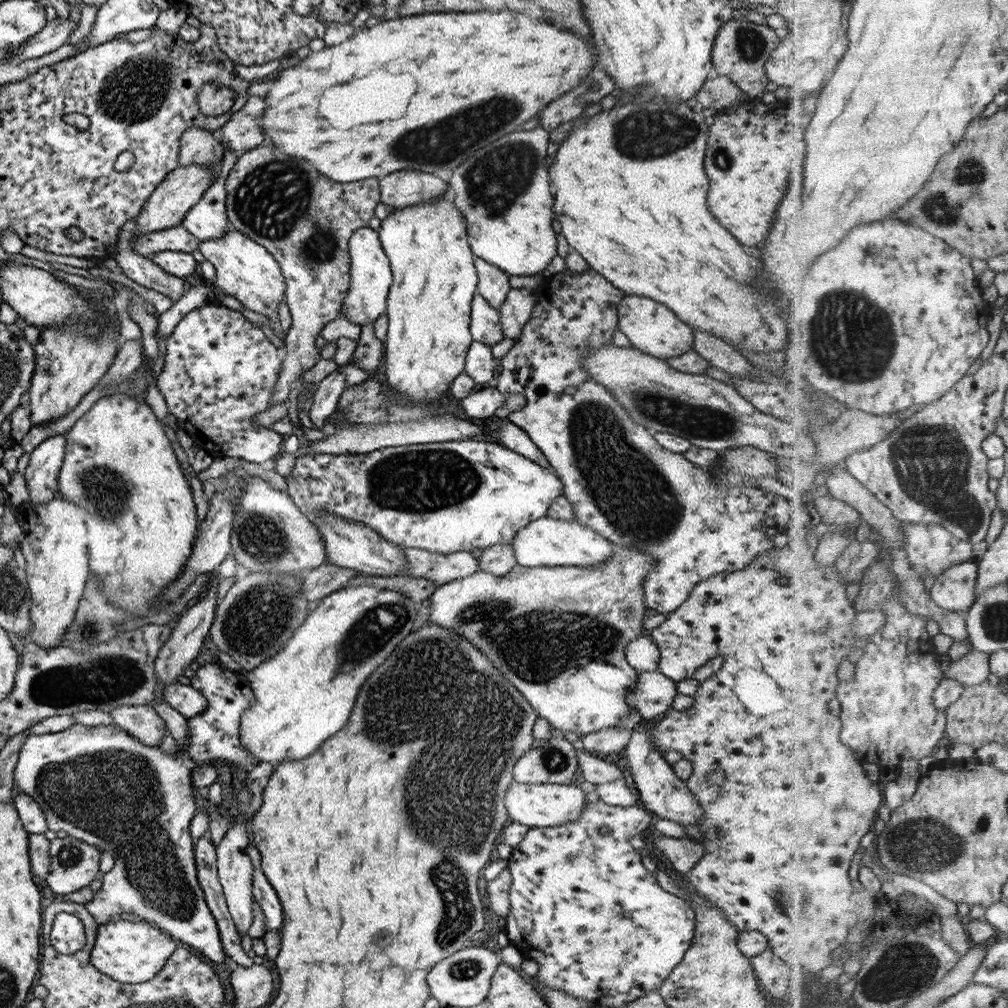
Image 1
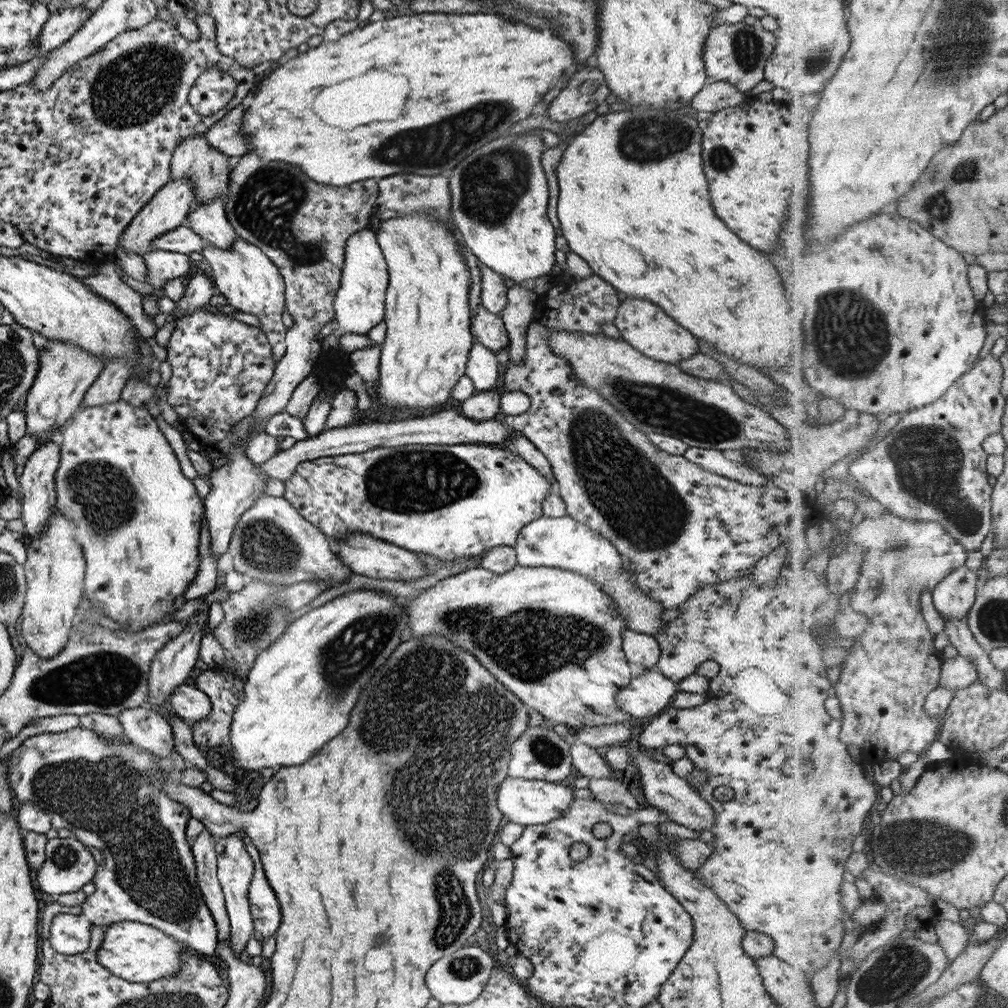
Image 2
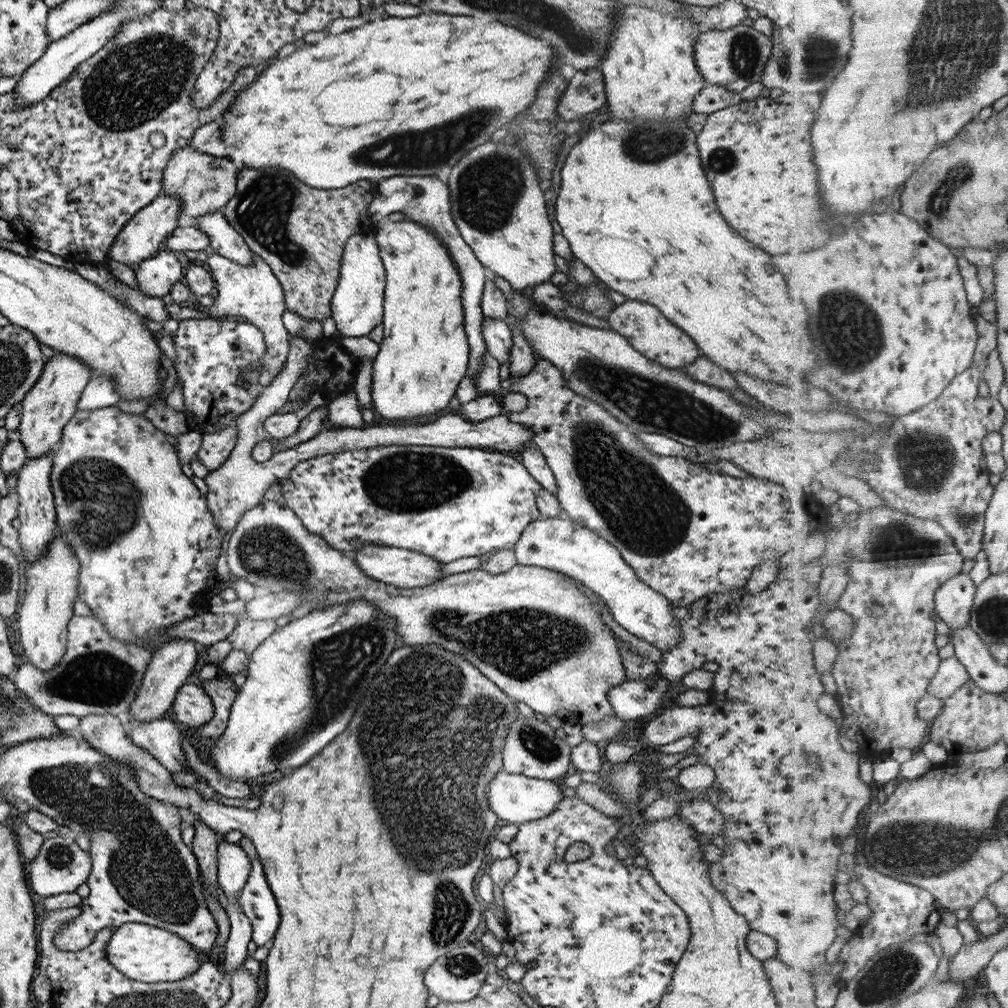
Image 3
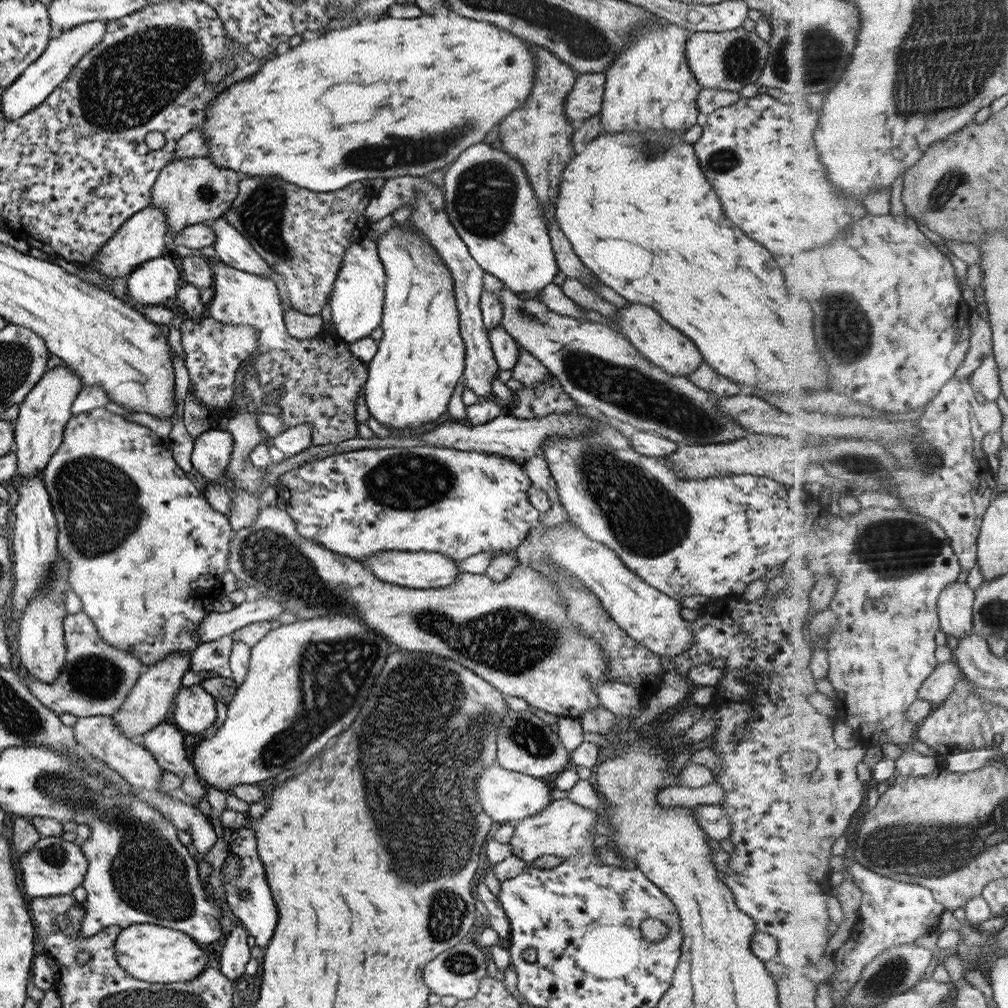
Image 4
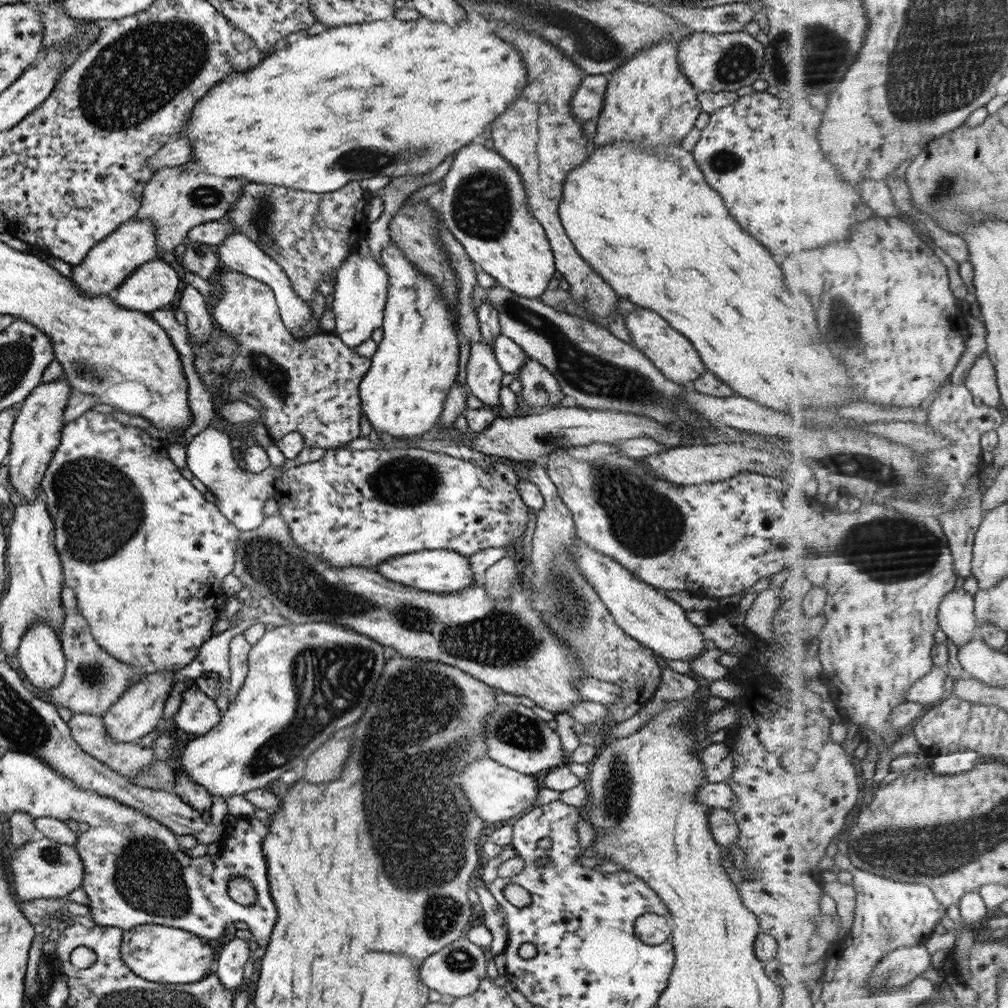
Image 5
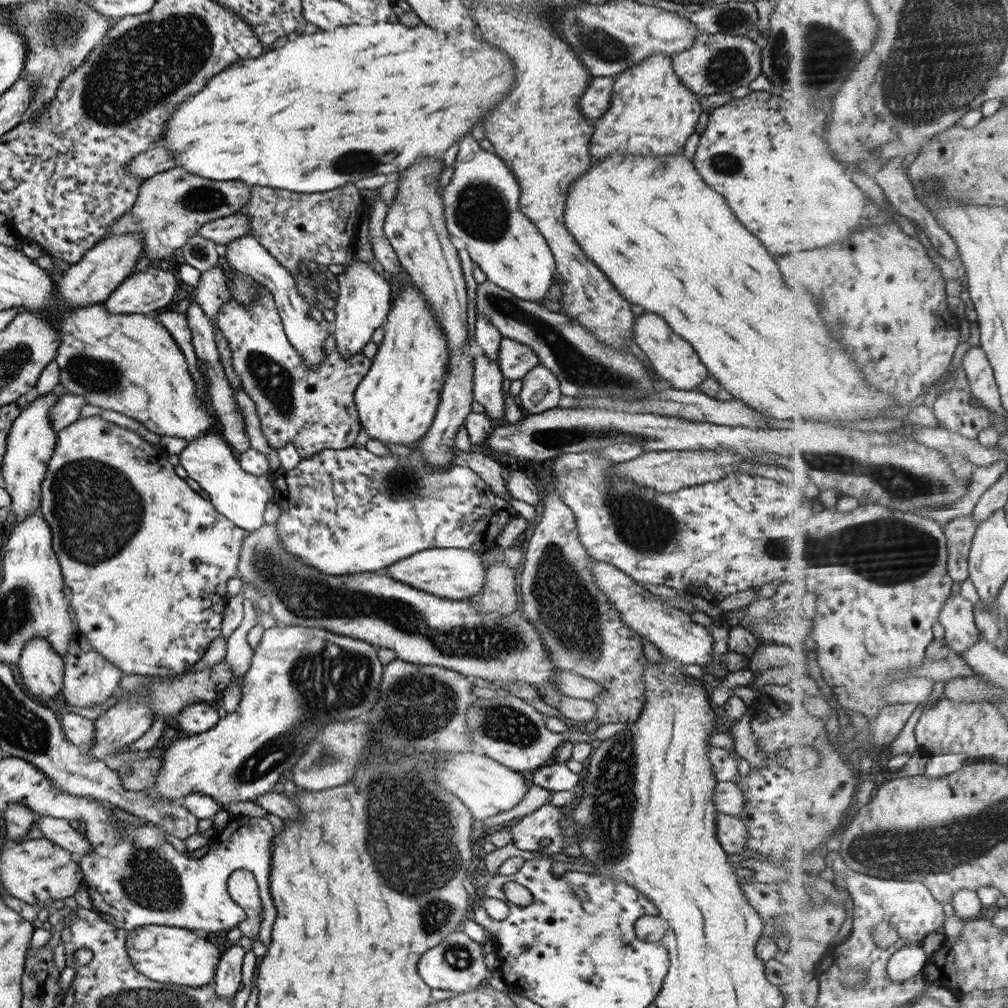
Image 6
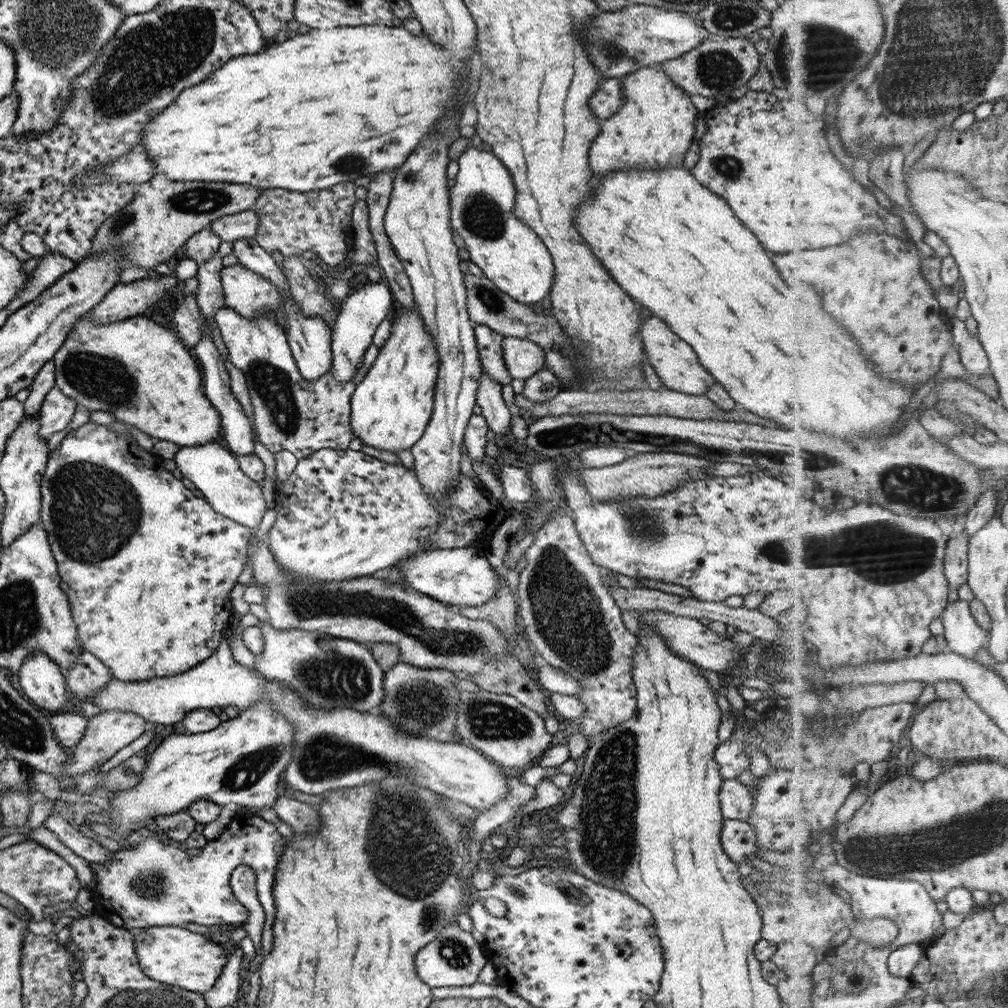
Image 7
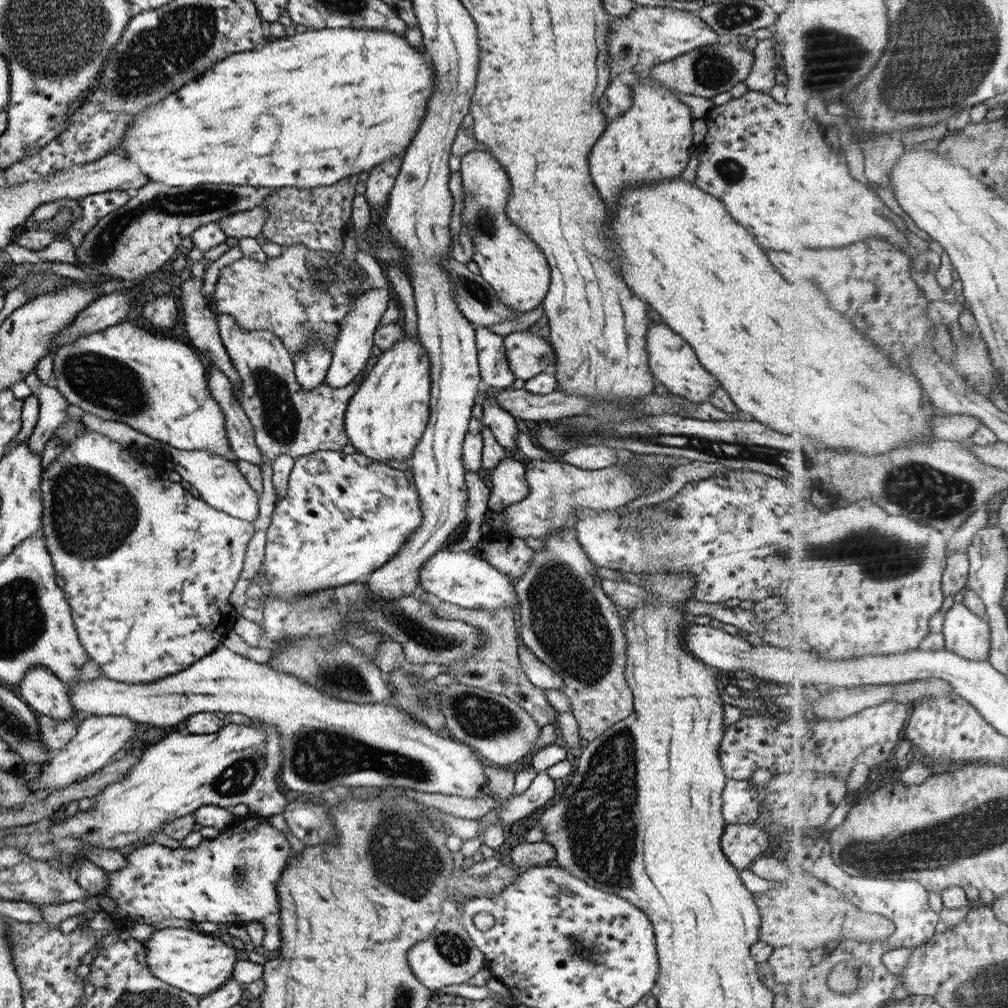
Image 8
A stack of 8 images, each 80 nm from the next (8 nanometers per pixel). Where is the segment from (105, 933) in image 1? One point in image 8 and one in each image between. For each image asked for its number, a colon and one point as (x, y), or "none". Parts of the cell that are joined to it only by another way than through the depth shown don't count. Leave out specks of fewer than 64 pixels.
2: (138, 953)
3: (142, 953)
4: (154, 954)
5: (159, 954)
6: (165, 954)
7: (171, 955)
8: (195, 962)

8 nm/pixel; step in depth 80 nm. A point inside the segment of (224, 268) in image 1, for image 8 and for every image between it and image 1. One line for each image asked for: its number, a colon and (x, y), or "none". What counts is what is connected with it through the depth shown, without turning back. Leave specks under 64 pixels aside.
2: (250, 282)
3: (252, 292)
4: (318, 379)
5: (311, 387)
6: (312, 408)
7: (289, 412)
8: (286, 419)

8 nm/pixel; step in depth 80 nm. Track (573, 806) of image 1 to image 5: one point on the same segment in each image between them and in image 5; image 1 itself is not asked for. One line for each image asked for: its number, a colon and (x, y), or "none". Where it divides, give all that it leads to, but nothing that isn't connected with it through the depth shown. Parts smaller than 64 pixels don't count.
2: (526, 802)
3: (515, 798)
4: (505, 796)
5: (497, 794)

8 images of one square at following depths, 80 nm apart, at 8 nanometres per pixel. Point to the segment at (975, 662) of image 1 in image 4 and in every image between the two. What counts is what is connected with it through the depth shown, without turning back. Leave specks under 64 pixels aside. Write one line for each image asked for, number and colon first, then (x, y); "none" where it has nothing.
2: (958, 673)
3: (952, 674)
4: (937, 689)

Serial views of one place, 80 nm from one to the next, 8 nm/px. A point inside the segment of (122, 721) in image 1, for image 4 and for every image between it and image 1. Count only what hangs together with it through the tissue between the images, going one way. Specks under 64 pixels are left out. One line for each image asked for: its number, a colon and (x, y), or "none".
2: (144, 728)
3: (160, 737)
4: (164, 741)

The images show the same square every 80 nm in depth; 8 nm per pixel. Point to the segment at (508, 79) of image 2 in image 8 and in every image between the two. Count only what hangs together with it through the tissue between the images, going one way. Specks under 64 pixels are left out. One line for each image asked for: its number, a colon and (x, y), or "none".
3: (392, 97)
4: (386, 90)
5: (386, 98)
6: (348, 103)
7: (367, 94)
8: (361, 93)

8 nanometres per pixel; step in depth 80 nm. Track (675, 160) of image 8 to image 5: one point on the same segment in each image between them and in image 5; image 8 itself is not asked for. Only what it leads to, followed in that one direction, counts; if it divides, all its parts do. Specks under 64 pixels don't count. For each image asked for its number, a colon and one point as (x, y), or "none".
5: (648, 99)
6: (651, 114)
7: (654, 126)

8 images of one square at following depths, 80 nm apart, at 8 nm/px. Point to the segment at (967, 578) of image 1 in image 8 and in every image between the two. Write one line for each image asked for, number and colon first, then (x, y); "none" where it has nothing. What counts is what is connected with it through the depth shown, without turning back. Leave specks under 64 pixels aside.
2: (955, 597)
3: (955, 601)
4: (956, 606)
5: (957, 617)
6: (958, 618)
7: (965, 636)
8: (966, 633)

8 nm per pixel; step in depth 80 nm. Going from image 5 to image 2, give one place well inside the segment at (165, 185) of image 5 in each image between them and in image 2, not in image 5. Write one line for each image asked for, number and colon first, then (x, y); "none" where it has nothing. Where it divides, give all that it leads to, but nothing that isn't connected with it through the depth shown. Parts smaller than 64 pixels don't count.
2: (209, 171)
3: (203, 183)
4: (190, 191)

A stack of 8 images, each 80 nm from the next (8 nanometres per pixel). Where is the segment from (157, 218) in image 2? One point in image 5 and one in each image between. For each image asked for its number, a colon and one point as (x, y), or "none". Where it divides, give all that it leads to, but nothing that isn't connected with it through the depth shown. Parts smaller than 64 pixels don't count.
3: (140, 238)
4: (142, 237)
5: (106, 265)

